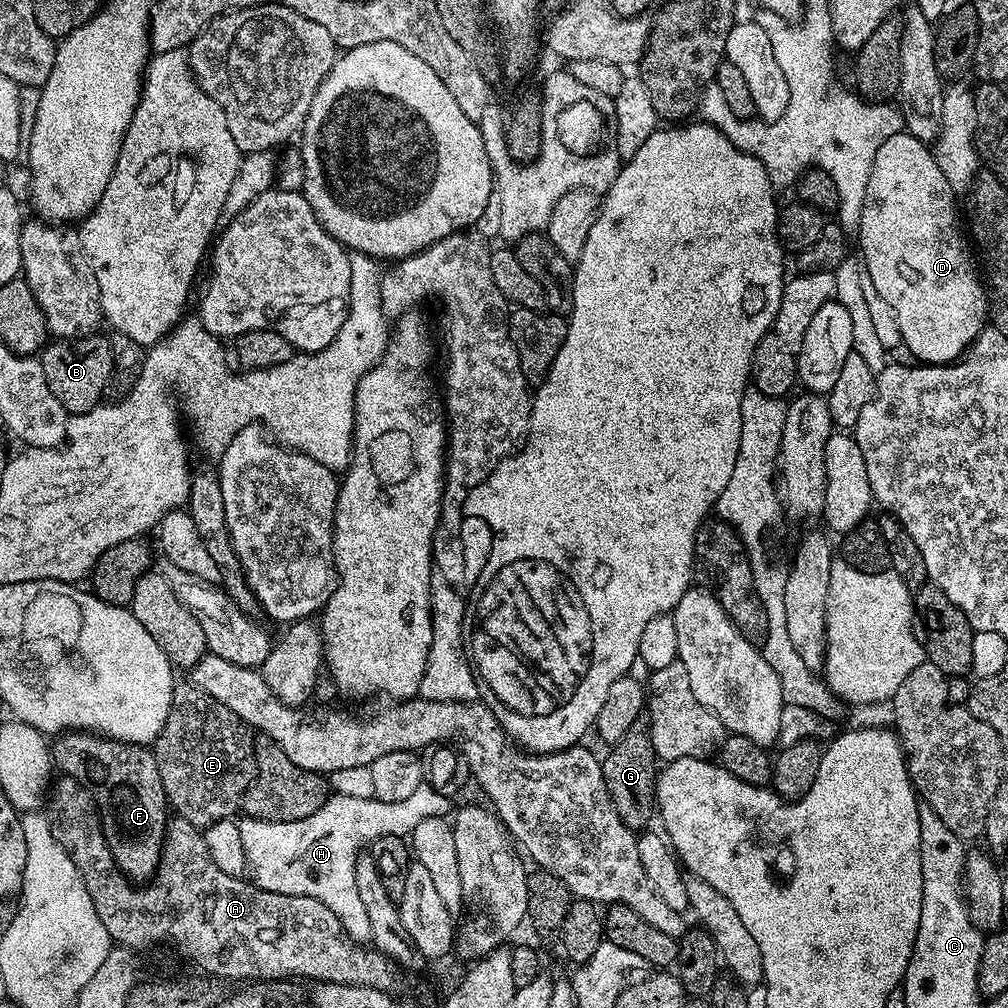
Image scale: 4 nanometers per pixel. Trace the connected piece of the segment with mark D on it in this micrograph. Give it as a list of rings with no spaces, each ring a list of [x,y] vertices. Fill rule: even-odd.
[[[905,130],[886,138],[886,142],[882,142],[882,146],[878,146],[878,154],[874,154],[874,166],[870,170],[870,182],[866,182],[866,202],[862,206],[862,218],[858,233],[861,252],[859,255],[862,257],[867,283],[872,284],[875,290],[878,290],[878,294],[882,296],[886,306],[890,306],[894,312],[903,343],[914,352],[920,362],[926,364],[950,364],[957,358],[963,357],[969,345],[986,327],[986,317],[988,316],[986,288],[982,283],[981,273],[974,263],[973,253],[966,243],[961,221],[960,224],[956,221],[956,200],[958,200],[957,193],[952,192],[949,182],[946,182],[946,177],[942,174],[941,167],[935,161],[933,149],[928,147],[925,141],[914,138]]]

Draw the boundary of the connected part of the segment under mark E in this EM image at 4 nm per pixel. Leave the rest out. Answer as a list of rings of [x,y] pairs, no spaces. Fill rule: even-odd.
[[[190,682],[173,683],[170,714],[166,714],[166,722],[151,750],[158,762],[158,774],[162,777],[171,811],[186,818],[197,830],[219,820],[231,820],[237,815],[235,812],[241,811],[246,790],[256,777],[256,746],[253,729],[238,718],[230,706],[222,706],[218,698],[206,694],[206,690],[198,690],[198,686]]]

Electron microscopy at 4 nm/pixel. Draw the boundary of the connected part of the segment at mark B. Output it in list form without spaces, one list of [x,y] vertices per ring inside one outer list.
[[[103,335],[82,336],[78,340],[53,339],[39,353],[42,374],[46,374],[46,386],[62,402],[69,414],[88,412],[105,399],[108,379],[112,373],[112,351]]]

